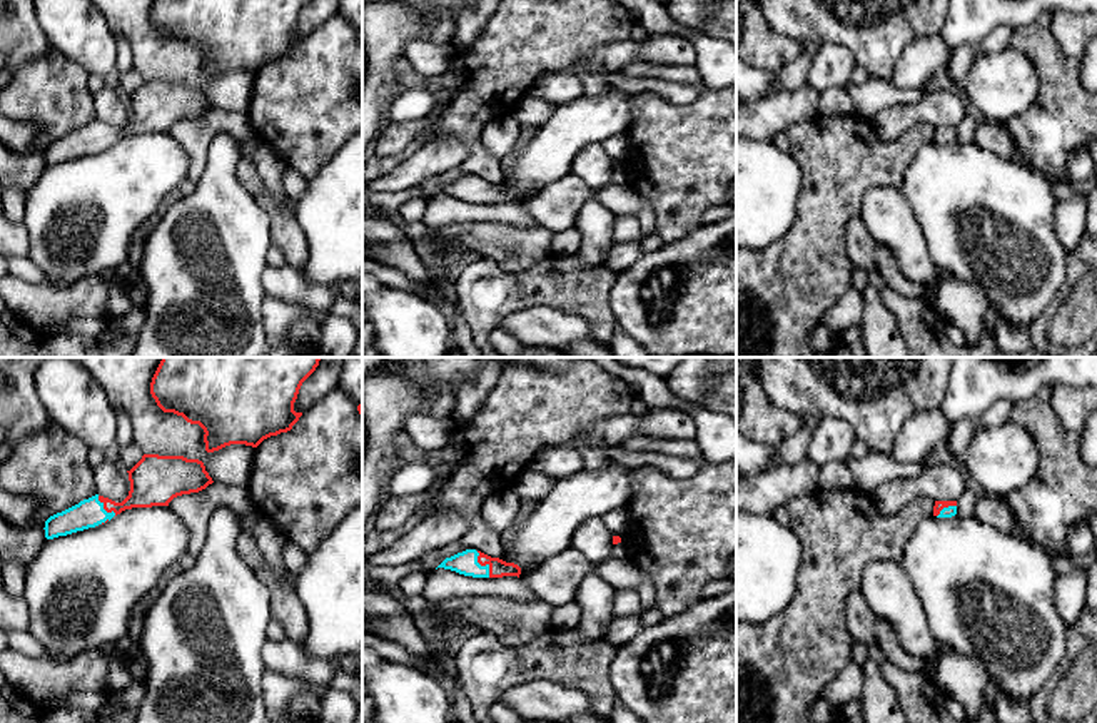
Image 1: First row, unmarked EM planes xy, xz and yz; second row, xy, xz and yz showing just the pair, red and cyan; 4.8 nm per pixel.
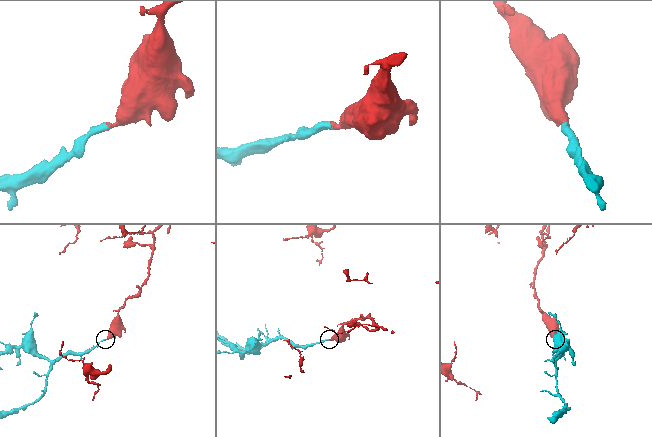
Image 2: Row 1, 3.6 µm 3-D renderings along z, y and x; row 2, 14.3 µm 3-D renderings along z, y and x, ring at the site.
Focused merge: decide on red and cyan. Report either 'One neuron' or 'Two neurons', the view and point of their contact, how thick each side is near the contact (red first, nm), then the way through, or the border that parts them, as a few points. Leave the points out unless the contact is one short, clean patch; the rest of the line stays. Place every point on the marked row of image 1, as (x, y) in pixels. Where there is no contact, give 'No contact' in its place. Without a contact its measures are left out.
One neuron. Touches red at xz (483, 565). Thickness 90 nm (red) against 110 nm. Path across: xz (498, 568), (483, 565), (465, 563)

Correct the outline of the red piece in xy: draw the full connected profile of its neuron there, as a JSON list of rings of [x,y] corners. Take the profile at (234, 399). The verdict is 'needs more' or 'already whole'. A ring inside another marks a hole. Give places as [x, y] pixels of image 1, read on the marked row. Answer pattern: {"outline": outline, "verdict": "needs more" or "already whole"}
{"outline": [[[162,357],[150,394],[164,412],[182,416],[204,429],[205,451],[230,444],[257,447],[264,439],[287,432],[302,412],[294,411],[302,382],[321,357]]], "verdict": "already whole"}

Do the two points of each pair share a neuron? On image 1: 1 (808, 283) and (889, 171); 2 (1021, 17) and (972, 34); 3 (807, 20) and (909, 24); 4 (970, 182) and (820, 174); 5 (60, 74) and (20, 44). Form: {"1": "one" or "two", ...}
{"1": "one", "2": "one", "3": "one", "4": "two", "5": "two"}

